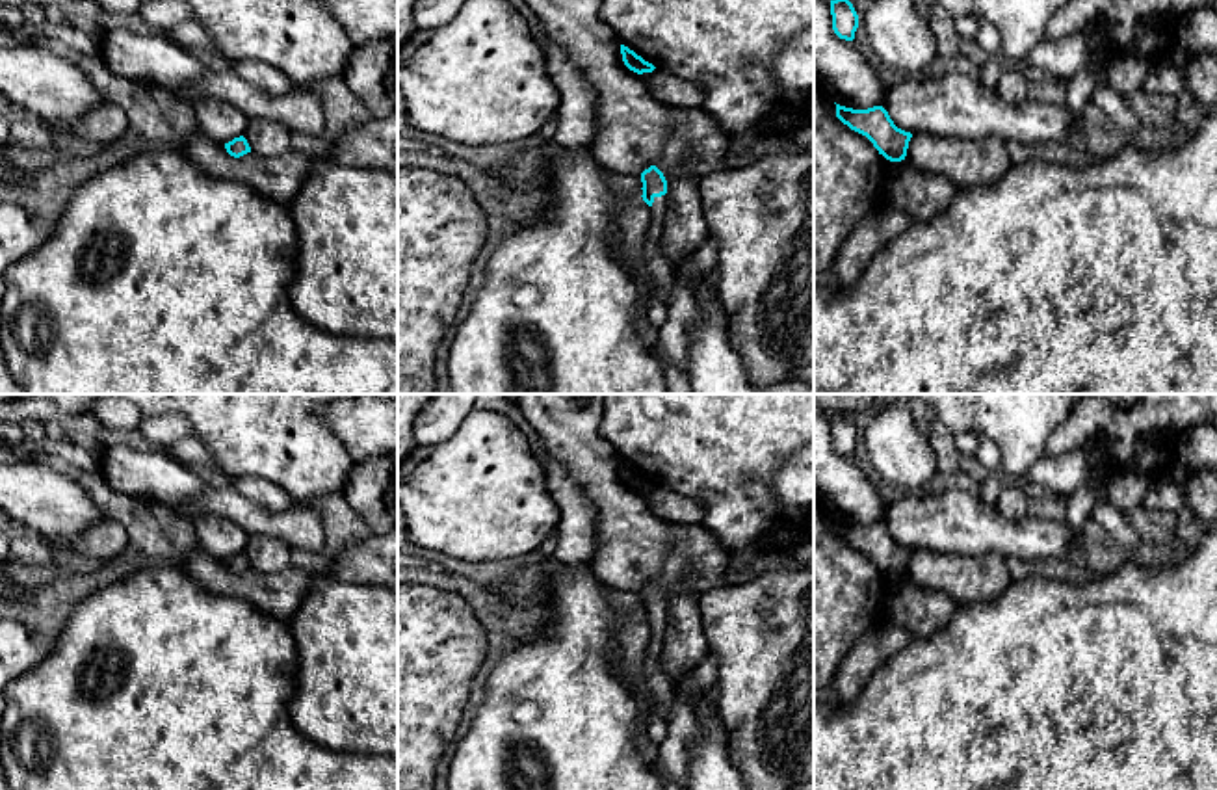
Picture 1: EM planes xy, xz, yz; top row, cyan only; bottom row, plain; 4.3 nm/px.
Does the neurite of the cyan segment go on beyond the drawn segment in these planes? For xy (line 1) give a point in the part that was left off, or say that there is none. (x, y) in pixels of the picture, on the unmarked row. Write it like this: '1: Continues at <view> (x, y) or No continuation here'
1: No continuation here

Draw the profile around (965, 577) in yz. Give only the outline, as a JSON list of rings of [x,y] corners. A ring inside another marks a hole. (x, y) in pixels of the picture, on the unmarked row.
[[[933,548],[912,550],[905,578],[949,595],[959,606],[994,599],[1013,582],[1007,558],[996,552],[946,554]]]

